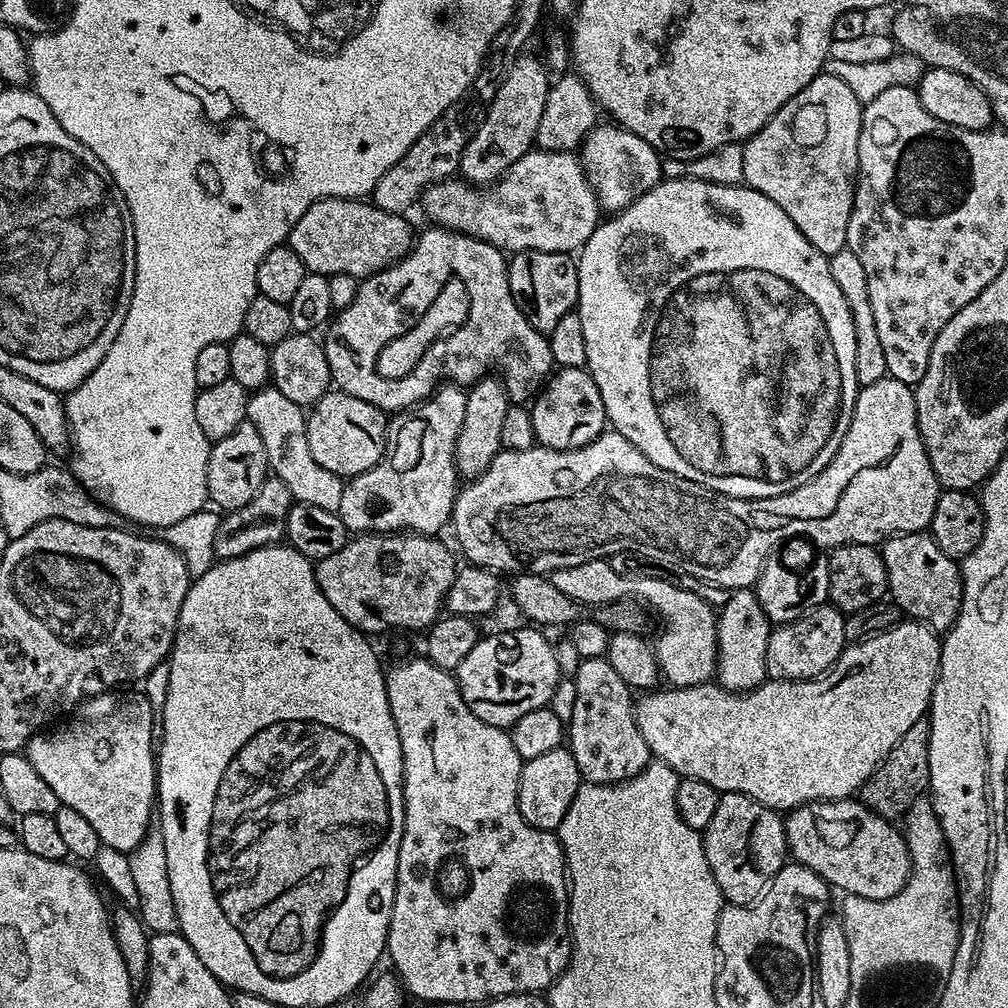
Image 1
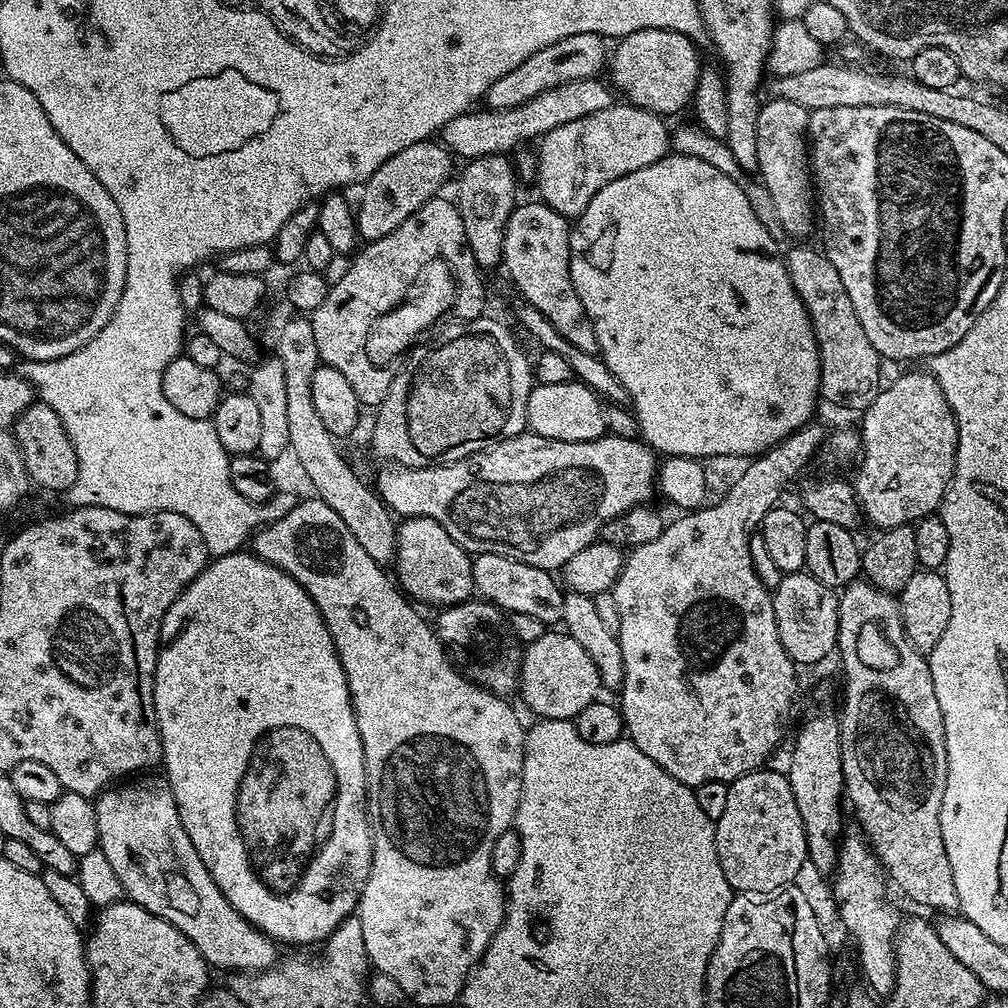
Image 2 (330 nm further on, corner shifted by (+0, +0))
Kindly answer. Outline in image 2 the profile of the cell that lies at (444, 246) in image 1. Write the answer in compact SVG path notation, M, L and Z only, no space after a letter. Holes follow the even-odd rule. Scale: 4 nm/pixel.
M443 195L434 197L414 210L398 230L390 230L386 238L365 243L351 257L352 265L337 280L331 281L322 306L310 313L321 364L329 364L341 372L346 382L350 382L354 394L358 394L361 405L368 407L369 404L369 409L379 408L386 398L394 372L391 367L375 364L366 358L366 334L370 334L370 326L374 326L382 314L405 300L414 278L418 278L418 270L422 270L426 262L442 259L452 267L456 300L452 303L451 315L457 321L477 320L482 314L480 304L488 300L484 280L480 277L482 269L466 242L462 214L451 199L444 199Z

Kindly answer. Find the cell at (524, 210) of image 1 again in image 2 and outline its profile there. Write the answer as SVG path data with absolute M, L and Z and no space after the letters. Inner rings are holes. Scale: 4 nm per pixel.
M614 102L606 110L594 110L586 118L550 130L539 141L540 152L535 153L534 185L540 191L539 199L558 214L569 218L580 216L602 186L610 186L610 182L669 155L670 128L664 124L667 124L665 117L655 116L650 110Z

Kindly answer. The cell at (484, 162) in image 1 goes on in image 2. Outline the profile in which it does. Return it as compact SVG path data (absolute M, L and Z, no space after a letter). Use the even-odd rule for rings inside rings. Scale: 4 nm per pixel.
M507 155L483 156L463 165L460 185L456 188L454 203L462 214L462 226L466 230L466 242L481 269L488 270L504 259L504 231L512 211L516 209L516 184L518 177L514 164Z

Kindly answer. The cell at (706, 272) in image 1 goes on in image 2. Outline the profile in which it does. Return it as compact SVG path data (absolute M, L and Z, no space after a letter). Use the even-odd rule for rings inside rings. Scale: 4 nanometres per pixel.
M679 154L664 156L650 166L642 166L642 170L634 170L634 174L626 174L622 178L610 182L610 186L602 186L602 190L598 190L598 194L594 194L594 198L590 198L586 210L582 210L582 214L575 217L570 231L572 234L570 238L570 278L574 282L574 290L578 290L578 298L582 298L582 306L594 326L594 334L598 338L600 347L598 355L606 362L606 366L610 366L610 374L614 374L614 378L618 378L618 382L622 382L622 386L626 386L631 411L640 423L640 436L643 443L647 444L649 448L664 456L695 456L697 458L748 456L747 458L759 458L774 448L778 442L782 442L787 436L794 434L794 430L798 430L803 424L807 424L813 419L812 411L815 410L816 400L818 401L820 396L820 355L812 323L806 314L806 306L802 306L802 298L798 298L798 294L794 290L794 282L790 282L787 263L781 257L779 260L778 257L771 256L771 252L776 248L775 242L772 241L775 240L773 233L769 232L768 227L760 221L744 191L729 176L722 174L722 170L710 166L710 162L702 162L702 158Z

